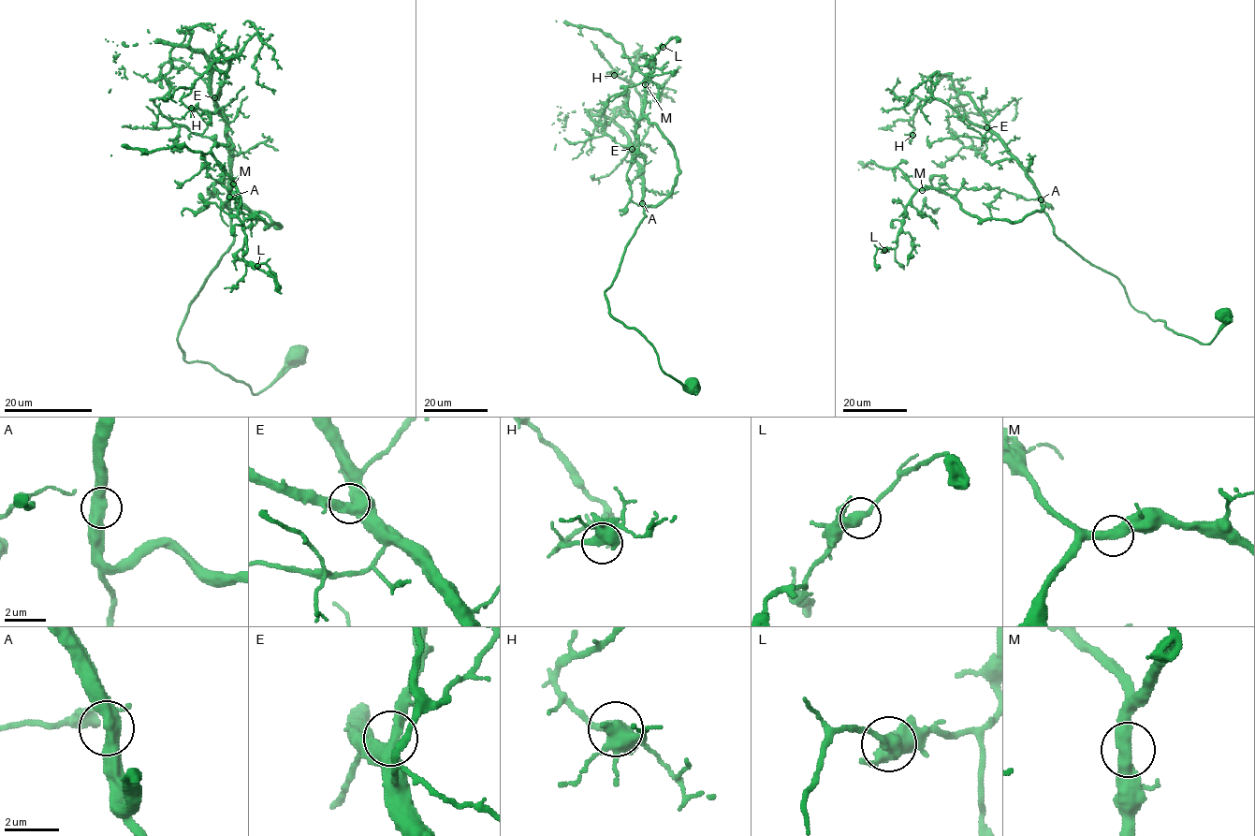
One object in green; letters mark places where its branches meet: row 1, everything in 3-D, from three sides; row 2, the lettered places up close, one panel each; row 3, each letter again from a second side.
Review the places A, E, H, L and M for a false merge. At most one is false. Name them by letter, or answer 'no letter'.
no letter

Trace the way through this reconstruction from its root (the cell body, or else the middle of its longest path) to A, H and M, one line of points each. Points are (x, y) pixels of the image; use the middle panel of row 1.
A: (691, 388), (667, 375), (655, 348), (609, 313), (605, 292), (645, 216), (642, 203)
H: (691, 388), (609, 313), (605, 293), (645, 216), (633, 153), (640, 95), (614, 75)
M: (691, 388), (609, 313), (605, 293), (643, 207), (661, 203), (678, 173), (673, 146), (643, 114), (645, 84)

